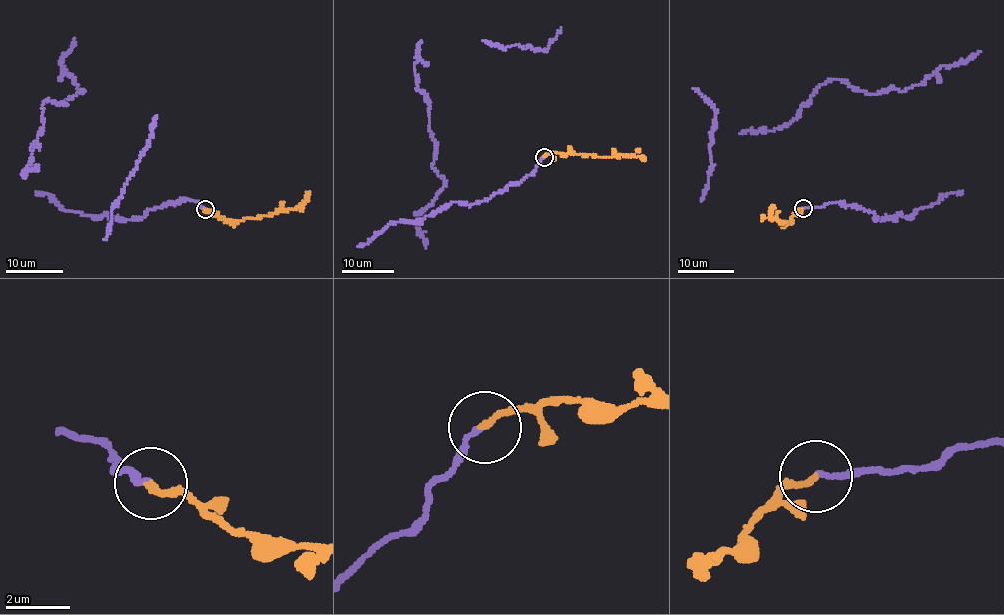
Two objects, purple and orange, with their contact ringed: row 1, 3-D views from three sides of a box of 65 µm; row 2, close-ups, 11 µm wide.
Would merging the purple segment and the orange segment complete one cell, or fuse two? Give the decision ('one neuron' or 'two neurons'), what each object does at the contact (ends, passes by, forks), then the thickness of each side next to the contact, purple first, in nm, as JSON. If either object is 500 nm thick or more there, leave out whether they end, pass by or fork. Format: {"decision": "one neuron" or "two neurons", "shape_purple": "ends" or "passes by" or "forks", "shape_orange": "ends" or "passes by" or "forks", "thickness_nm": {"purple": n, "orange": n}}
{"decision": "one neuron", "shape_purple": "ends", "shape_orange": "ends", "thickness_nm": {"purple": 170, "orange": 190}}

